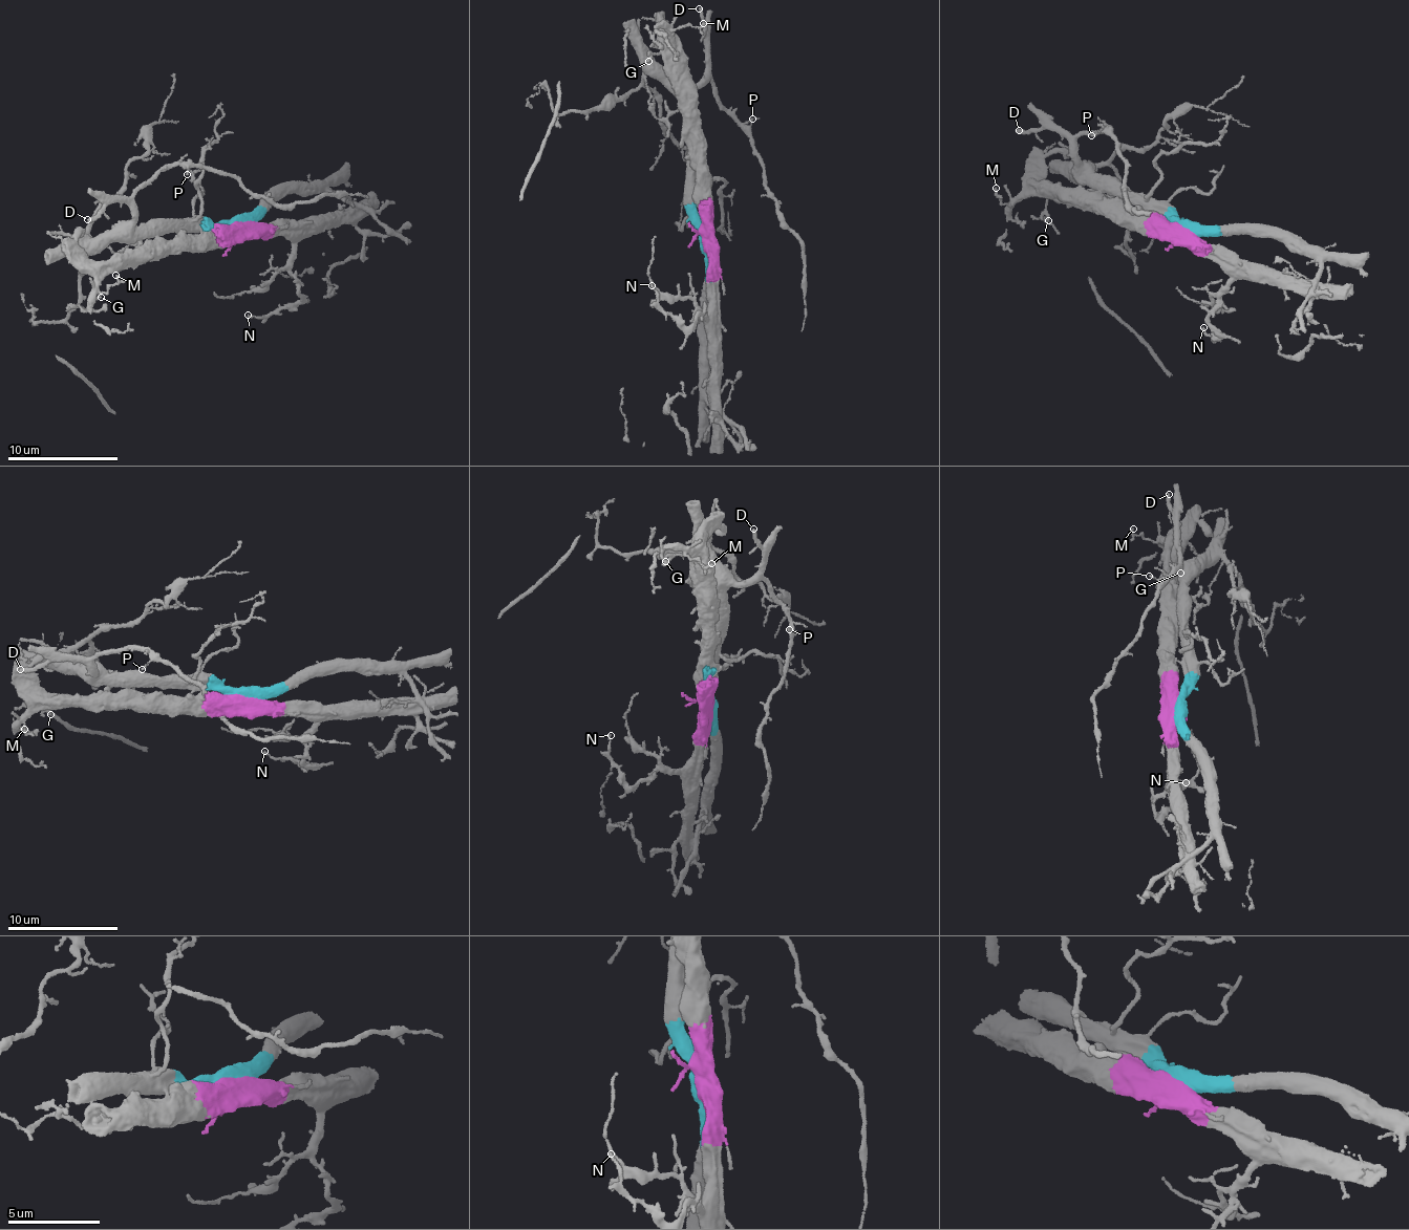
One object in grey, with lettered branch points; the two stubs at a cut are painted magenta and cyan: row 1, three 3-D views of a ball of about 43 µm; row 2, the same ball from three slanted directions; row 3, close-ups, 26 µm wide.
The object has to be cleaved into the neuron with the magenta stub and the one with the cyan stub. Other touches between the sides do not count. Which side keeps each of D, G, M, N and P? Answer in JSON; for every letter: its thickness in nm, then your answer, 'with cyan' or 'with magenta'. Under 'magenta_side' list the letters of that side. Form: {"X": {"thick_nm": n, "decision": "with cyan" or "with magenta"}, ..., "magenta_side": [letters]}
{"D": {"thick_nm": 240, "decision": "with cyan"}, "G": {"thick_nm": 160, "decision": "with magenta"}, "M": {"thick_nm": 160, "decision": "with magenta"}, "N": {"thick_nm": 120, "decision": "with magenta"}, "P": {"thick_nm": 80, "decision": "with cyan"}, "magenta_side": ["G", "M", "N"]}

